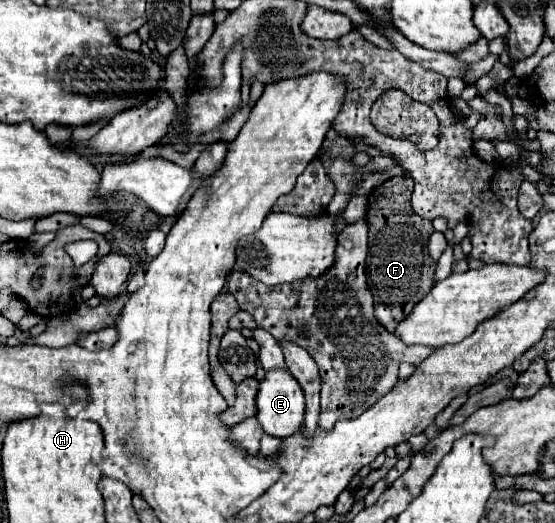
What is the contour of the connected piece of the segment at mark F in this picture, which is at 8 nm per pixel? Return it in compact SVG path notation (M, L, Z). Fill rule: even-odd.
M401 175L401 177L393 177L393 179L385 181L383 185L375 187L371 191L371 195L367 197L367 217L365 217L369 223L367 281L369 281L369 289L373 293L373 299L375 299L375 315L389 331L395 331L399 319L405 319L411 313L411 307L415 307L415 303L419 303L419 299L423 299L427 295L427 291L431 291L433 273L437 267L437 263L429 257L429 251L427 251L427 243L433 233L433 225L429 219L421 219L419 215L415 215L409 209L411 193L413 193L413 179L409 175Z

